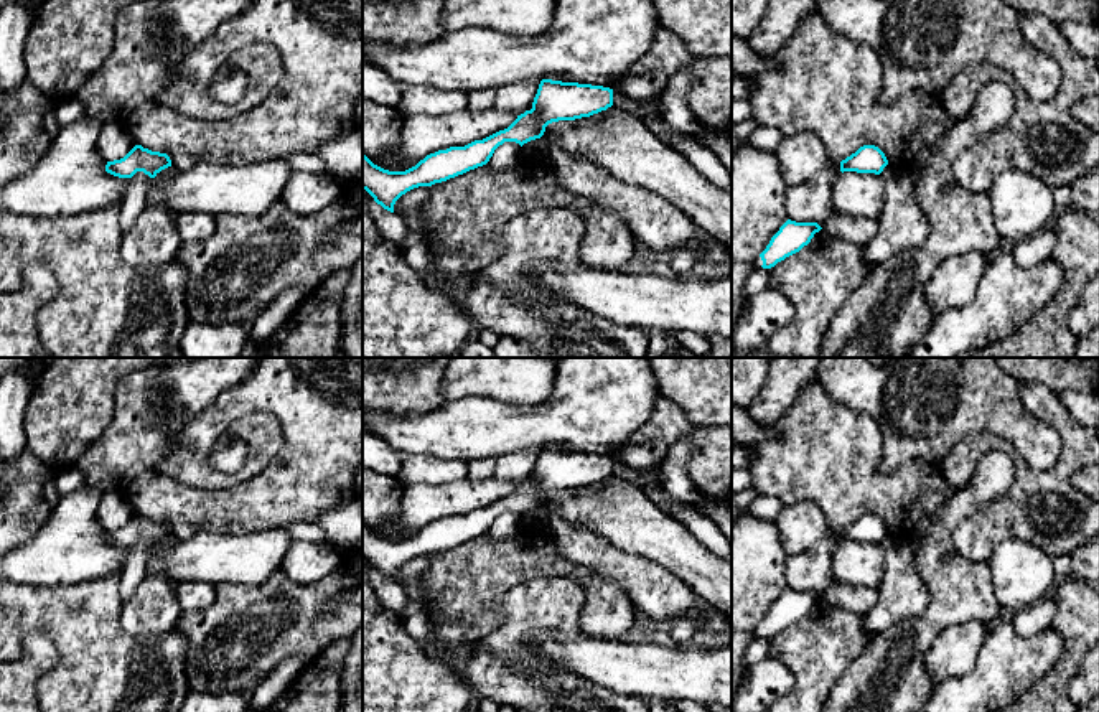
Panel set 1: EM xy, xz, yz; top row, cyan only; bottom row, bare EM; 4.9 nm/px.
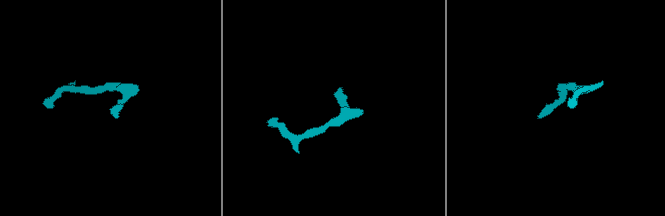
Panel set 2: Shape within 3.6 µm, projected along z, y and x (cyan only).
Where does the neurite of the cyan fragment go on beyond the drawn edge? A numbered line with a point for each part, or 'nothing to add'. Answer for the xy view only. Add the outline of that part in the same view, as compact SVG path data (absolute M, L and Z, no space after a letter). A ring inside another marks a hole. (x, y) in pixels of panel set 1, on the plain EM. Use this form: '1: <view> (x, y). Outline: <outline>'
nothing to add

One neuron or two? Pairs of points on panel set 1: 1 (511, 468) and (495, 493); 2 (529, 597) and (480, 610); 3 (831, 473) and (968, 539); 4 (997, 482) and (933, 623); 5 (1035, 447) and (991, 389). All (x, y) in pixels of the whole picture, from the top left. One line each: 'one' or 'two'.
1: two
2: two
3: two
4: one
5: one

